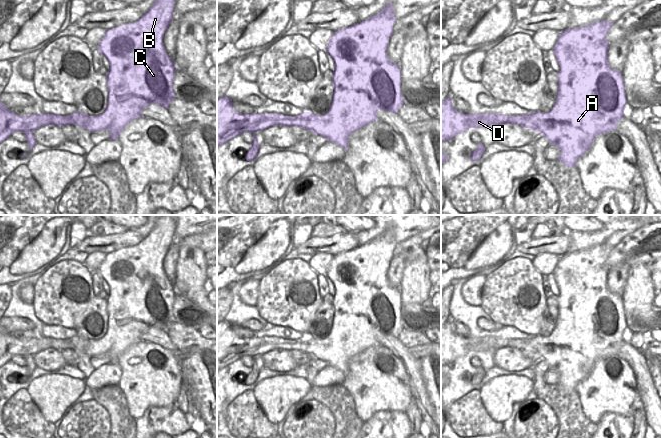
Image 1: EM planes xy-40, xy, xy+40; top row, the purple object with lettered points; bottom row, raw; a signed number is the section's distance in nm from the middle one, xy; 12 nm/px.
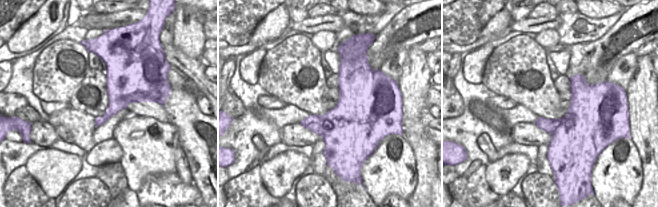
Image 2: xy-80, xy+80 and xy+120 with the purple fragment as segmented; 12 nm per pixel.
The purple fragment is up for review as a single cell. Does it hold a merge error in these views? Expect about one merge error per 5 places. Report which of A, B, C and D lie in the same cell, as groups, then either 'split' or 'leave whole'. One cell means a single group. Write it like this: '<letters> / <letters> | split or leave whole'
A B C D | leave whole

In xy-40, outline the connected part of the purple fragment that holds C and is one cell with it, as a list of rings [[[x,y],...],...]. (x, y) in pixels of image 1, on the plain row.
[[[160,215],[154,228],[138,245],[106,254],[97,271],[99,277],[108,283],[110,289],[106,299],[108,329],[101,339],[89,340],[77,335],[68,340],[50,337],[18,340],[0,326],[0,367],[14,356],[24,356],[31,375],[36,368],[33,355],[45,349],[60,351],[77,349],[91,357],[107,354],[110,362],[118,365],[126,349],[137,342],[146,341],[141,338],[141,335],[150,328],[159,328],[167,333],[171,325],[176,322],[173,314],[176,290],[165,275],[162,263],[172,244],[174,229],[172,215]]]

